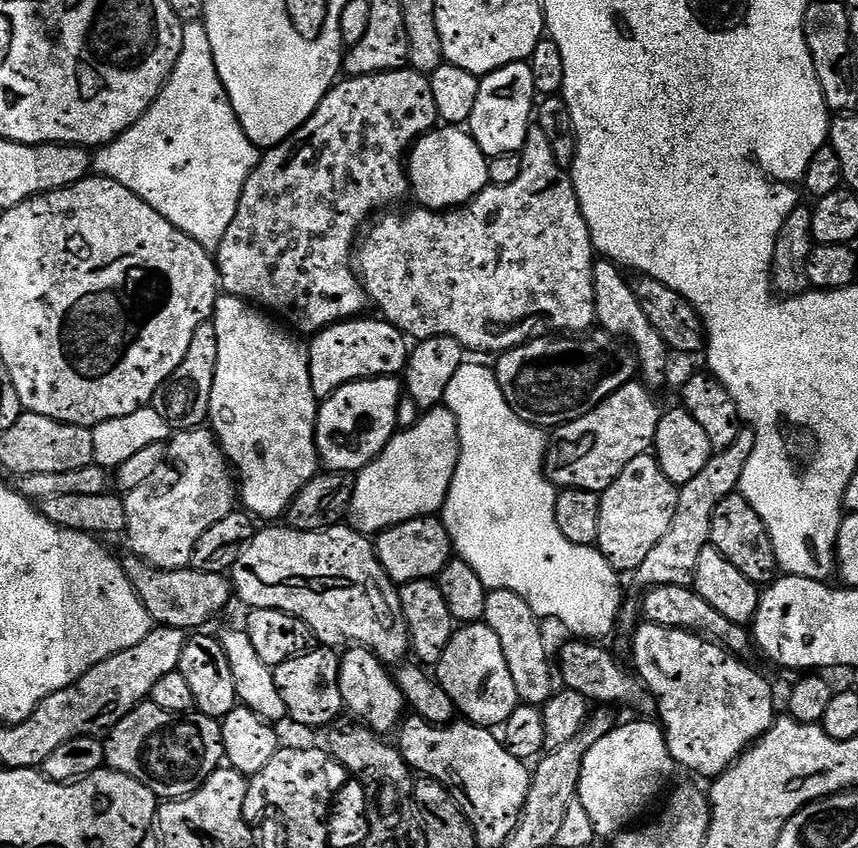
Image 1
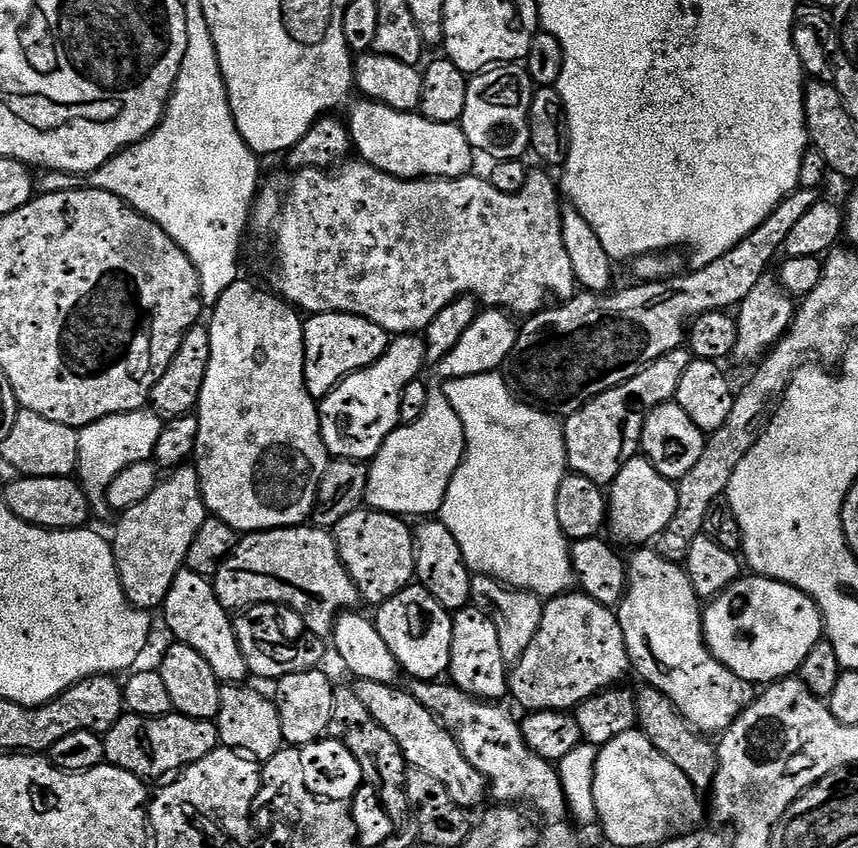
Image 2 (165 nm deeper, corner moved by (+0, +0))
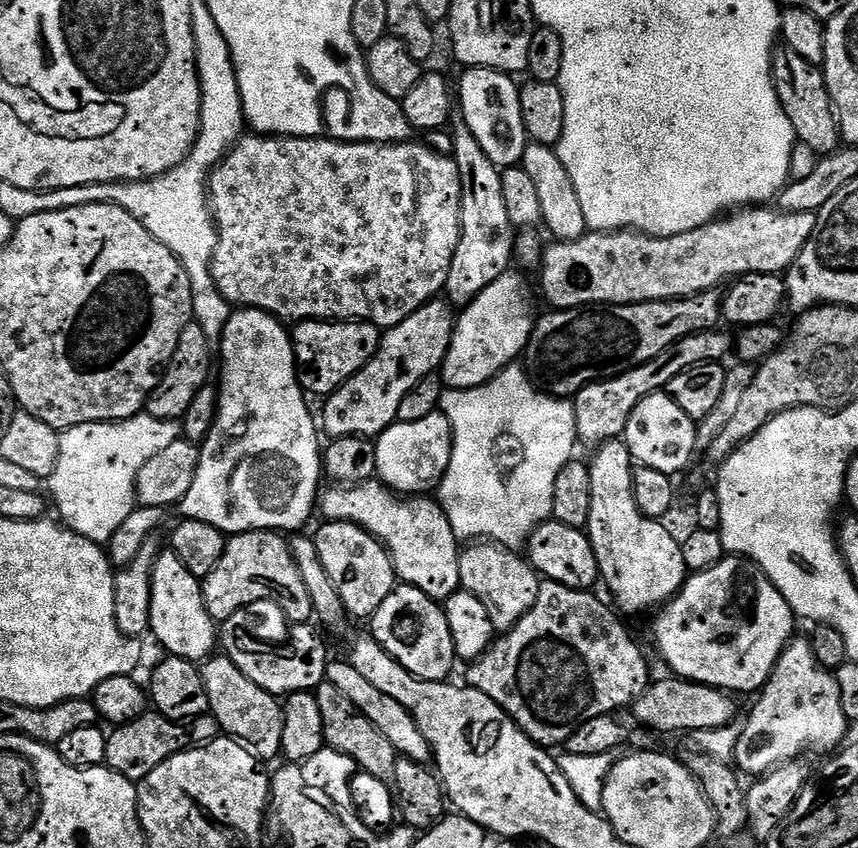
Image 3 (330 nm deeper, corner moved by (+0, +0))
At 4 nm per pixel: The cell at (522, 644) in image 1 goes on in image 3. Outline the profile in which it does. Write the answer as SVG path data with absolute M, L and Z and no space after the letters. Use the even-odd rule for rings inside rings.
M472 542L461 551L458 562L460 586L463 591L474 594L490 614L497 633L509 632L538 602L538 590L542 580L535 568L519 551L504 548L491 542Z

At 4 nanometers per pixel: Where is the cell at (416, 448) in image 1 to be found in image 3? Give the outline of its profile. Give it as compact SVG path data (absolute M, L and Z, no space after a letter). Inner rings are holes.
M437 411L422 418L419 422L394 423L386 431L375 437L378 466L376 475L380 483L386 485L397 494L428 494L431 490L439 489L440 479L446 474L452 457L452 427L444 417L444 413Z

